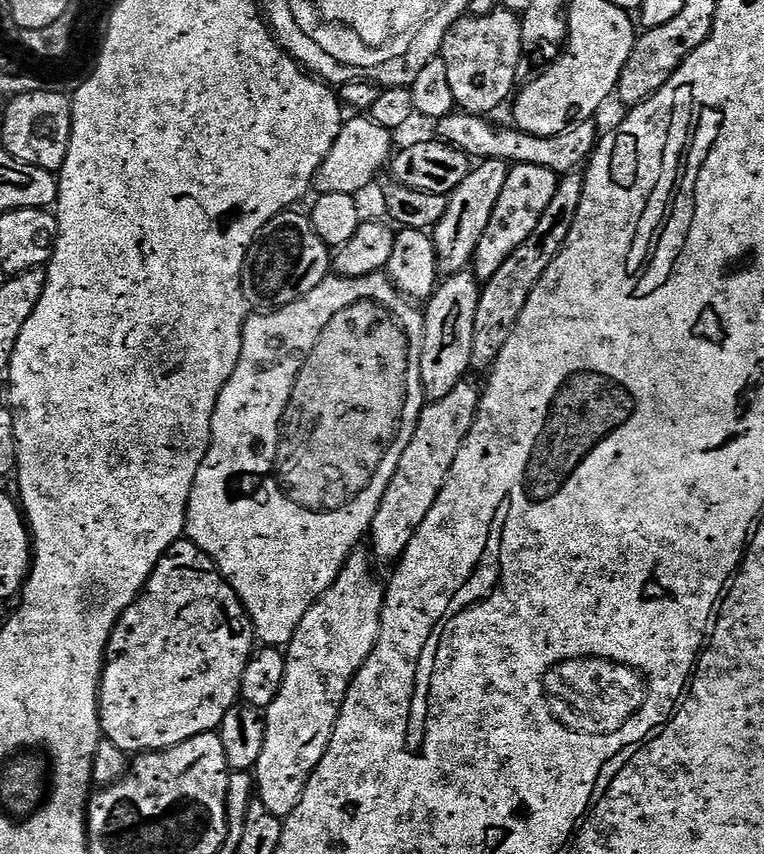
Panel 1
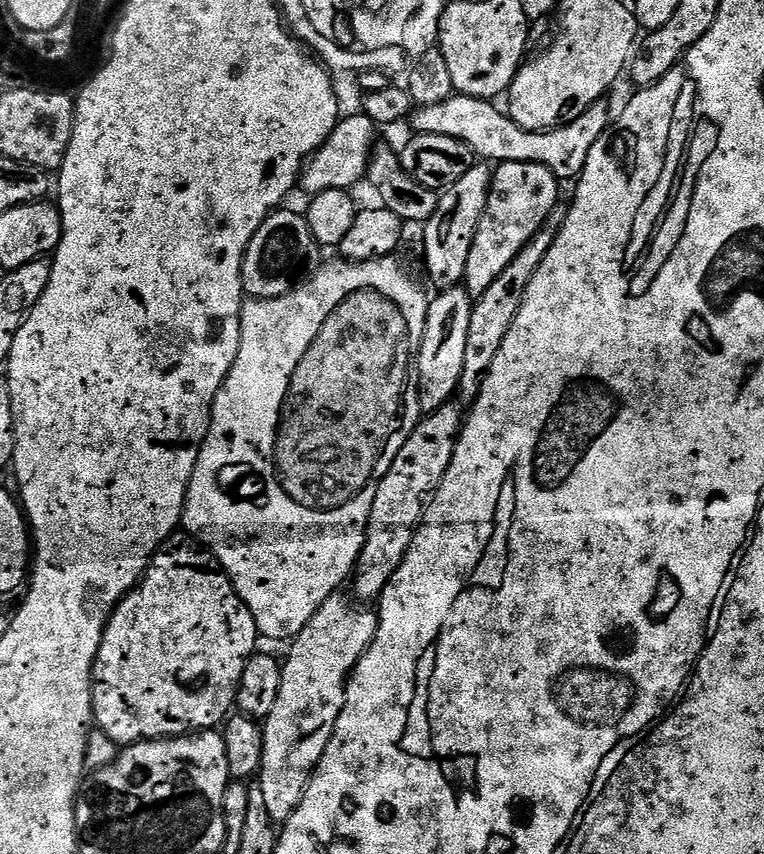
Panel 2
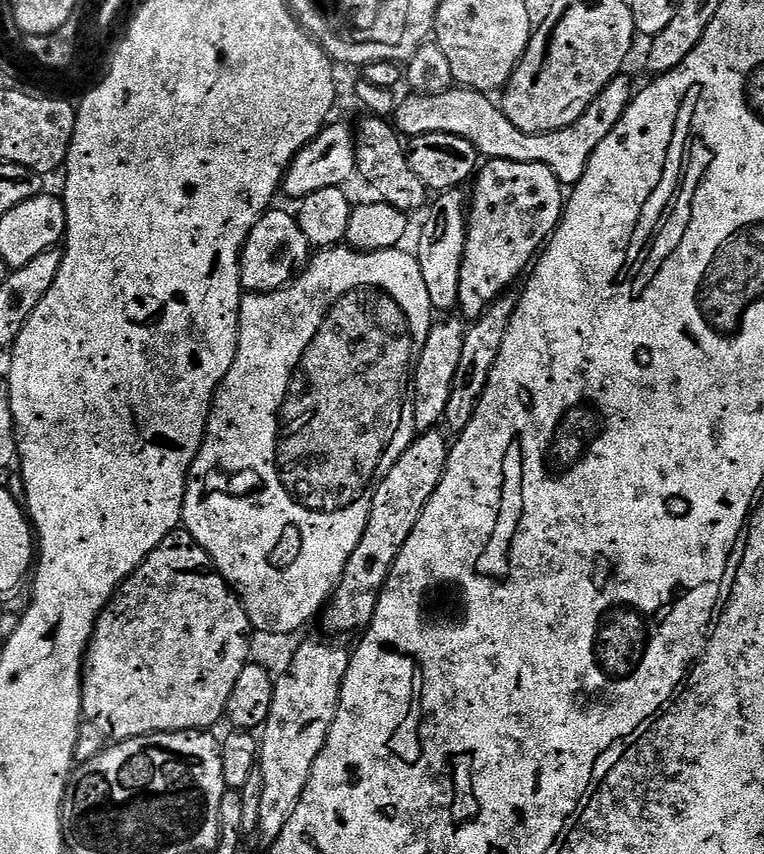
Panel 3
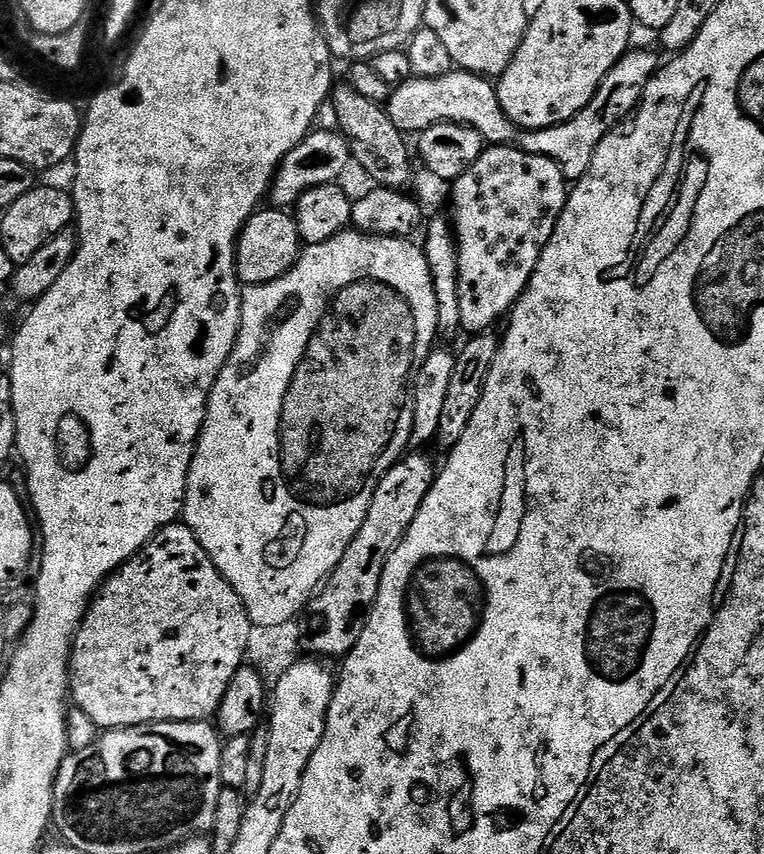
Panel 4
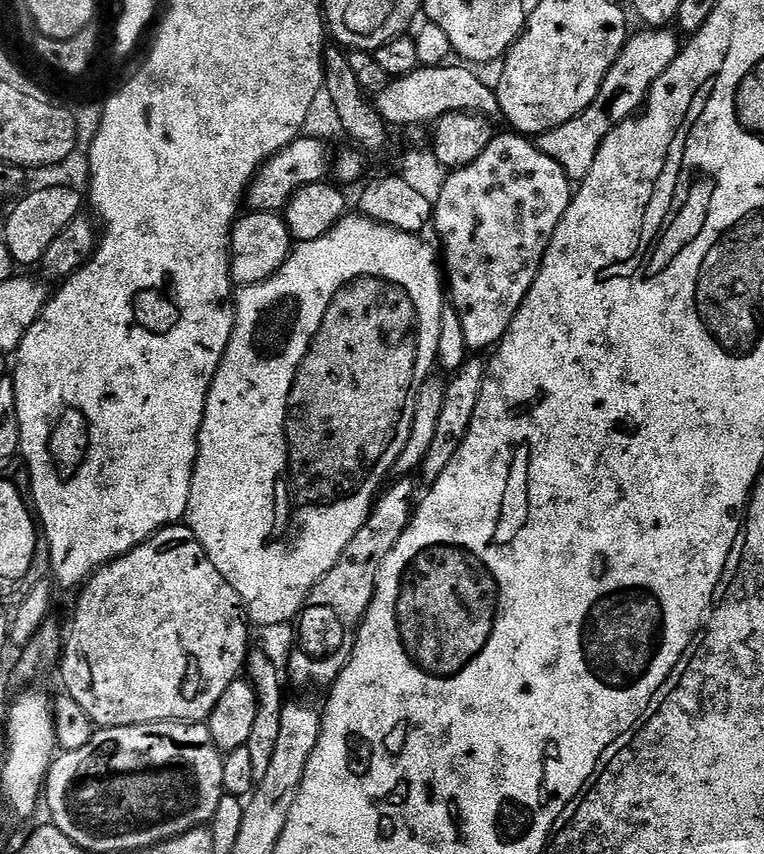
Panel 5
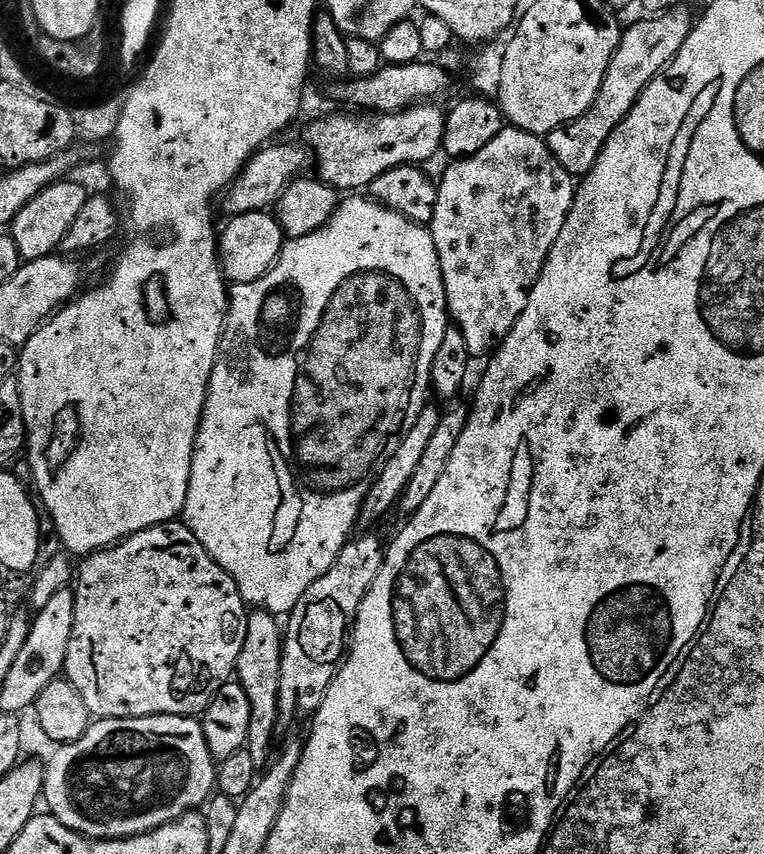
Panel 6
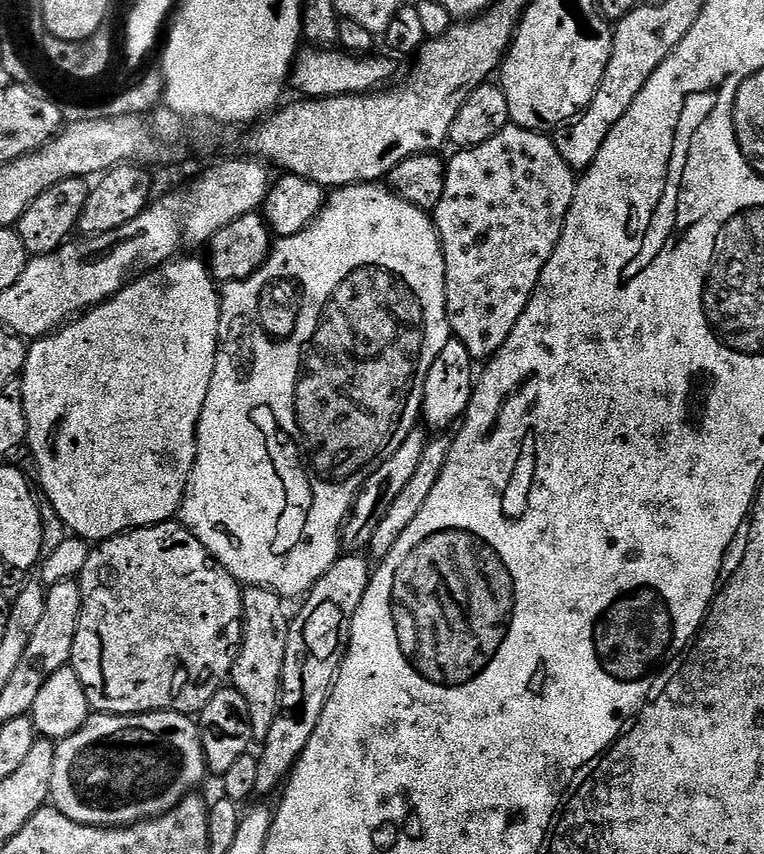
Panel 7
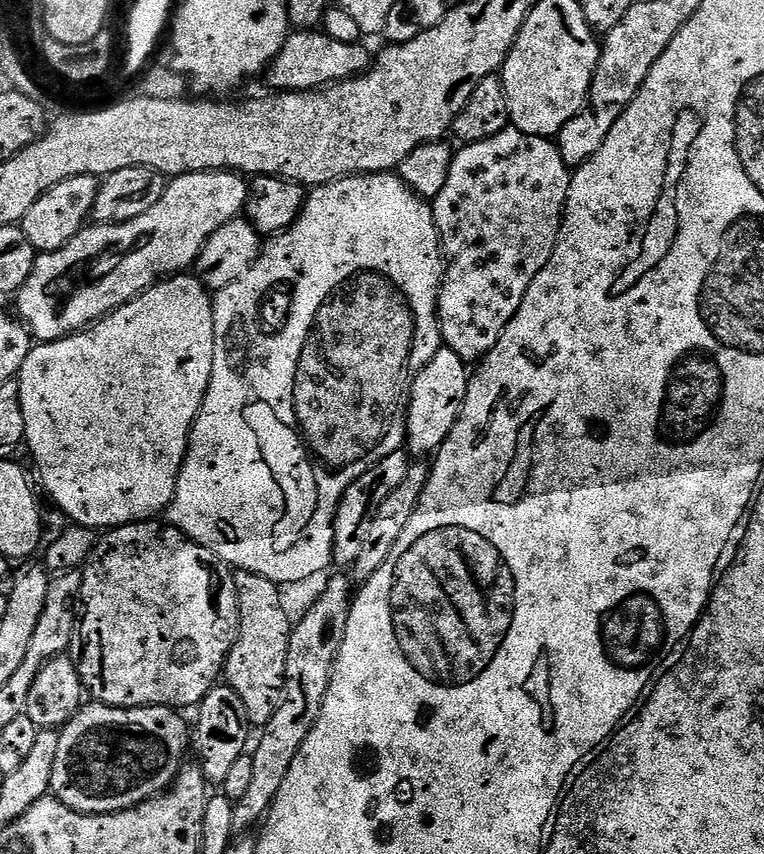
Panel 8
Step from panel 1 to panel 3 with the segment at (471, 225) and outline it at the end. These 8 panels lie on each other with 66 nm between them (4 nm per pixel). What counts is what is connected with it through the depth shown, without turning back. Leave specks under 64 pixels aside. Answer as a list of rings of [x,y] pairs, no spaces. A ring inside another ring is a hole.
[[[459,191],[445,192],[439,197],[436,205],[433,203],[432,217],[424,224],[424,233],[420,236],[420,252],[418,259],[422,270],[422,279],[426,281],[426,290],[430,290],[430,302],[433,309],[440,314],[448,314],[451,308],[455,309],[460,302],[460,275],[462,264],[466,254],[466,242],[468,241],[468,212],[466,211],[466,200],[460,197]]]

